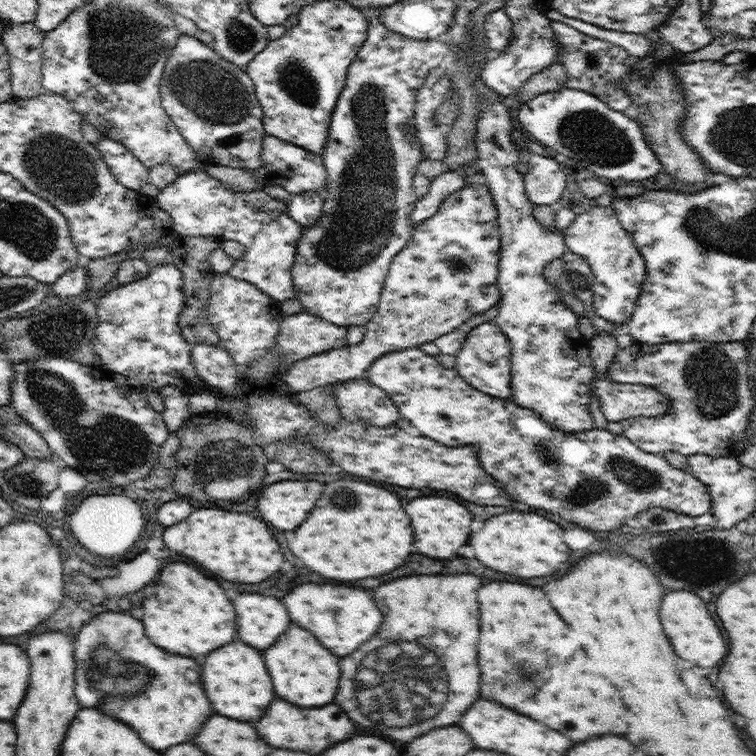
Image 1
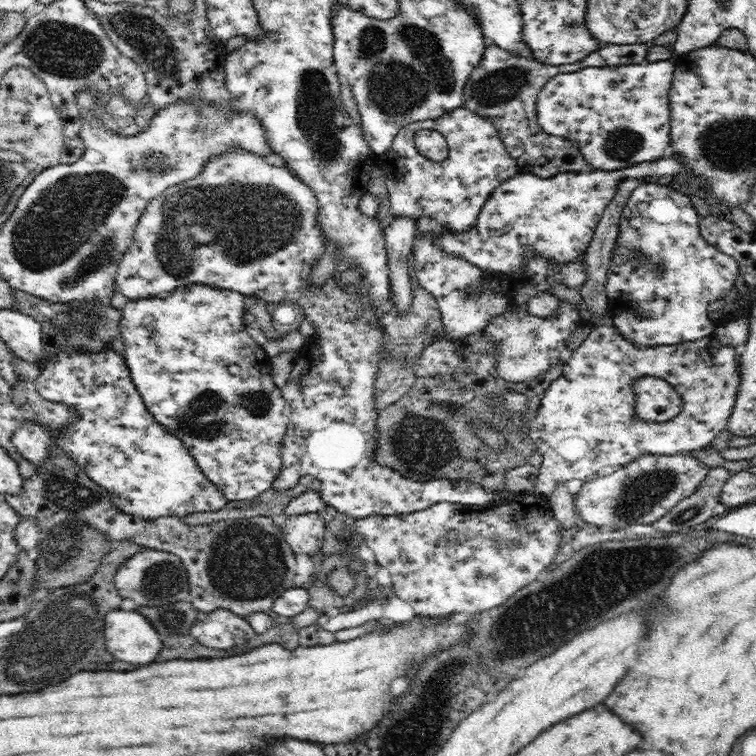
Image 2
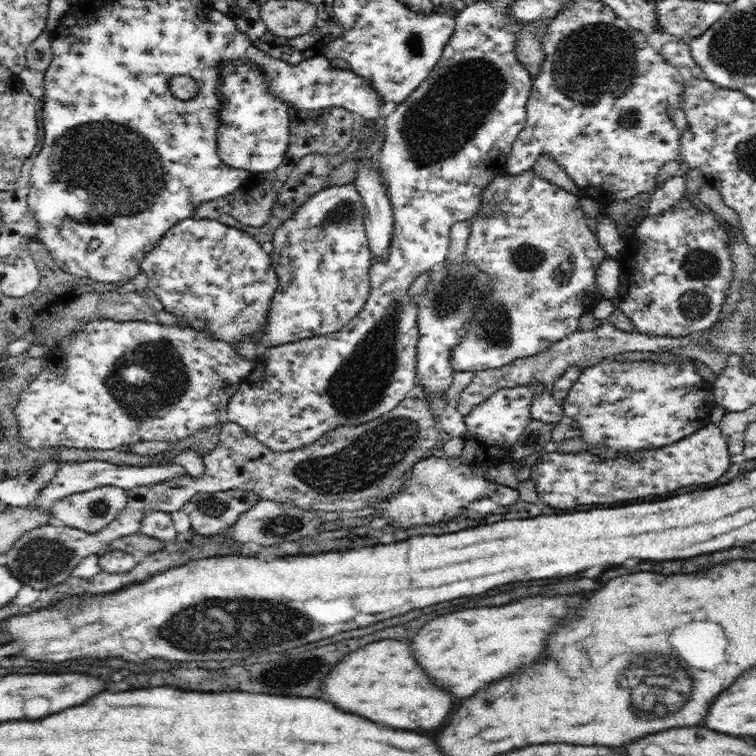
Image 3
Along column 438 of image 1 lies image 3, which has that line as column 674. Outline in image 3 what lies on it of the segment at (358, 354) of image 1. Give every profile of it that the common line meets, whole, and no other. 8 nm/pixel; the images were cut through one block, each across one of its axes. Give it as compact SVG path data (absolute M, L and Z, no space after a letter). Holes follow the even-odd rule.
M680 199L680 204L676 208L672 208L670 212L666 214L658 214L658 216L652 216L652 218L646 218L640 220L635 226L632 239L625 244L625 252L622 254L620 260L620 285L618 286L618 299L617 307L621 308L626 316L630 318L632 322L632 331L644 333L650 336L663 336L676 338L682 335L689 335L692 333L705 332L711 329L718 321L720 316L720 310L722 310L722 302L726 298L726 289L729 288L732 276L734 274L734 263L732 263L732 257L730 257L730 245L728 245L728 233L722 226L722 221L716 219L714 213L707 212L707 210L699 210L695 208L688 199Z

